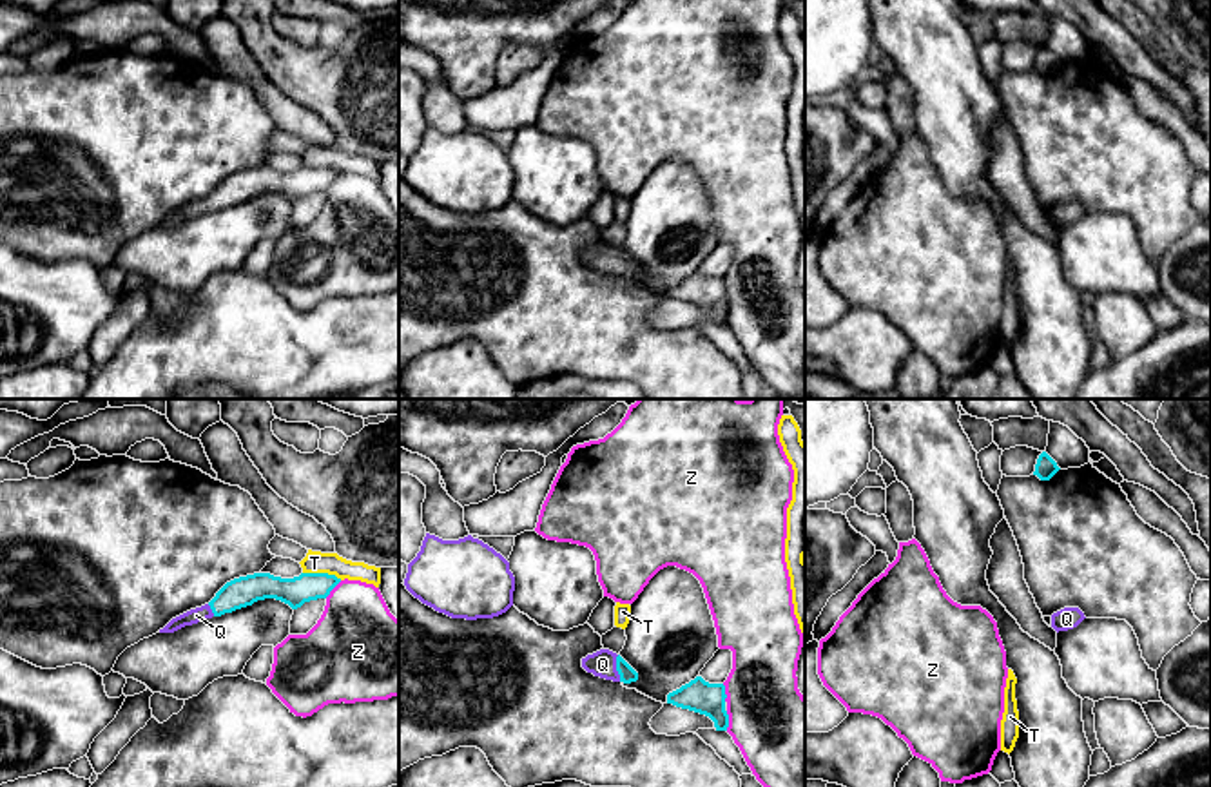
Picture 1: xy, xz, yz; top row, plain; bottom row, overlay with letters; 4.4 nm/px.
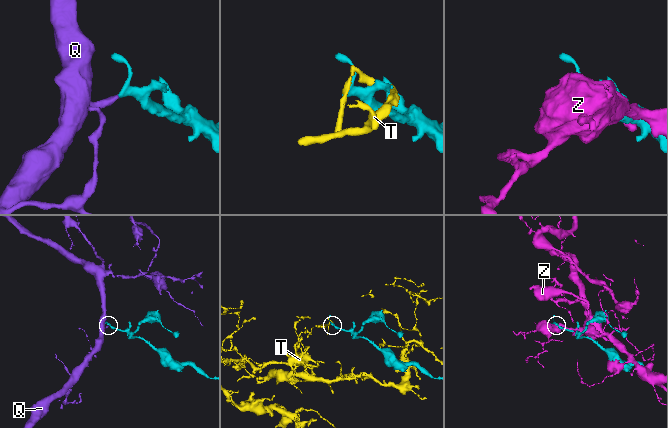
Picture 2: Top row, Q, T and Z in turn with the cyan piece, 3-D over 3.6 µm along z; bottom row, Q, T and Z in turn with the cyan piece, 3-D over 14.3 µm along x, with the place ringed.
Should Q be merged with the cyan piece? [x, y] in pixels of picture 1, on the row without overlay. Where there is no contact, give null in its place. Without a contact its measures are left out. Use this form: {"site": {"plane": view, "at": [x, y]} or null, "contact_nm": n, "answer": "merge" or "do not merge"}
{"site": {"plane": "xz", "at": [617, 262]}, "contact_nm": 120, "answer": "merge"}

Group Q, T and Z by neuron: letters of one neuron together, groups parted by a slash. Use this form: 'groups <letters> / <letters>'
groups Q / T / Z

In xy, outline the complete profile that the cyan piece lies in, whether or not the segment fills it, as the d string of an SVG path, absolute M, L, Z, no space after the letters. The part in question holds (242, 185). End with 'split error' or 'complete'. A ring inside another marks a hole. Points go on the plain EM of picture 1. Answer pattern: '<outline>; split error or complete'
M270 167L239 170L227 176L208 198L172 212L160 227L174 227L185 219L232 207L265 192L276 192L297 203L305 196L326 192L339 176L341 172L328 167L301 167L294 172Z; split error

